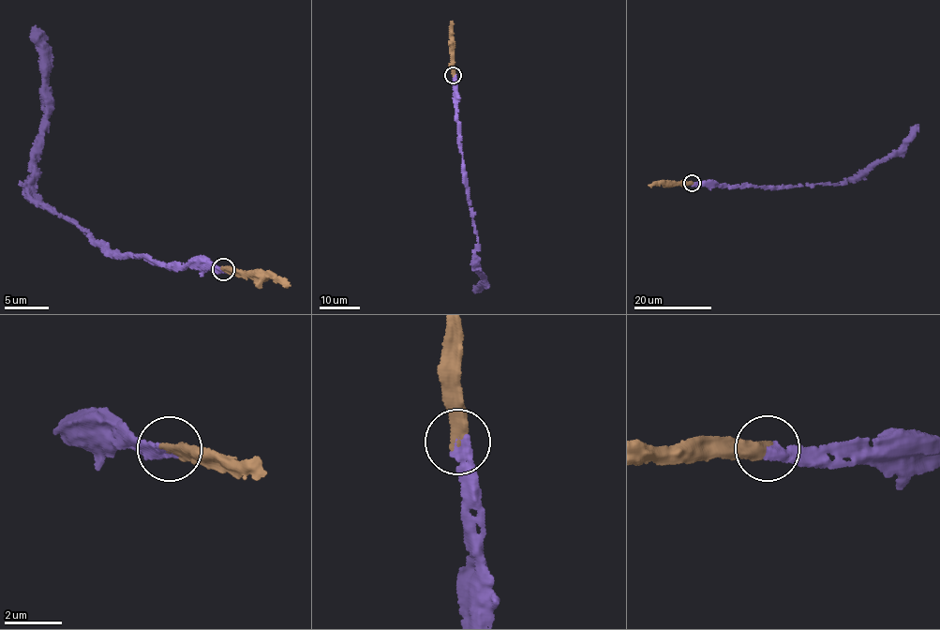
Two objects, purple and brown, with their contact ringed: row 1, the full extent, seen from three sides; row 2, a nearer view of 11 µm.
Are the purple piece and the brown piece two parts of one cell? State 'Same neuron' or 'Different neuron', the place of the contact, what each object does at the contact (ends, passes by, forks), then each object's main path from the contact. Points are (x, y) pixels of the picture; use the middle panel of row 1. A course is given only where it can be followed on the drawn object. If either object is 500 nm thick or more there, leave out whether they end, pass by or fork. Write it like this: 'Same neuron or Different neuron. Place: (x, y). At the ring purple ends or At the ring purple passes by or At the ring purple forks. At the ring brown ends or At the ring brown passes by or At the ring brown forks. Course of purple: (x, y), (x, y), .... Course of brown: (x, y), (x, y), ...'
Same neuron. Place: (453, 75). At the ring purple ends. At the ring brown ends. Course of purple: (454, 74), (458, 144), (471, 223), (478, 240), (473, 263), (483, 277), (474, 291). Course of brown: (454, 74), (453, 22)

